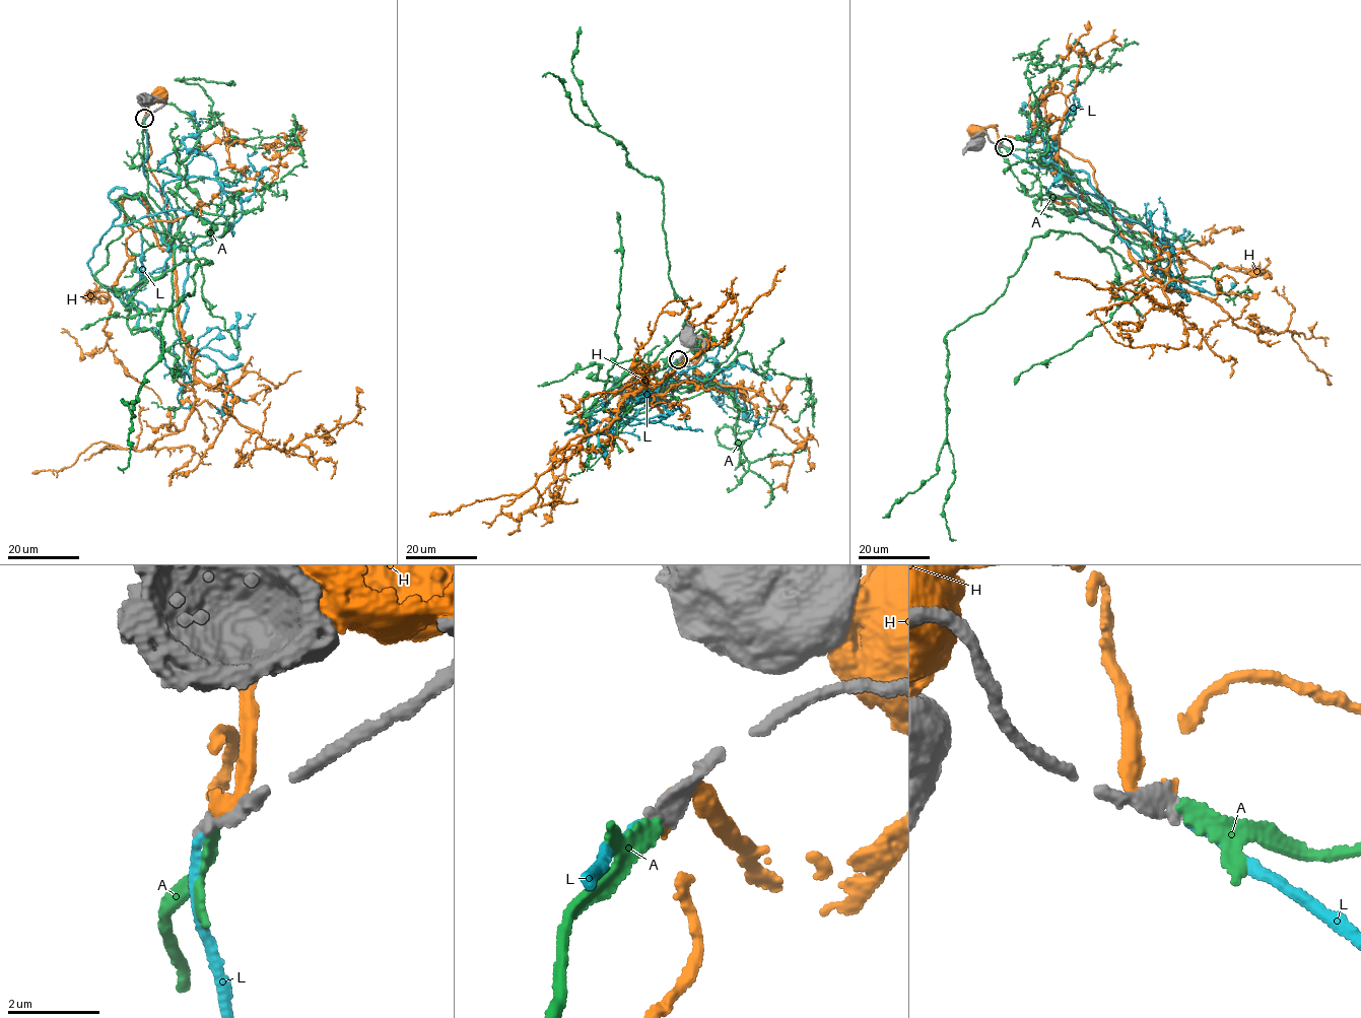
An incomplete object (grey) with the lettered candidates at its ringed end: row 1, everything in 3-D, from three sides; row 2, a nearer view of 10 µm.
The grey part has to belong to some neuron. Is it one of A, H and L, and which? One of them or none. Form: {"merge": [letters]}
{"merge": ["L"]}

